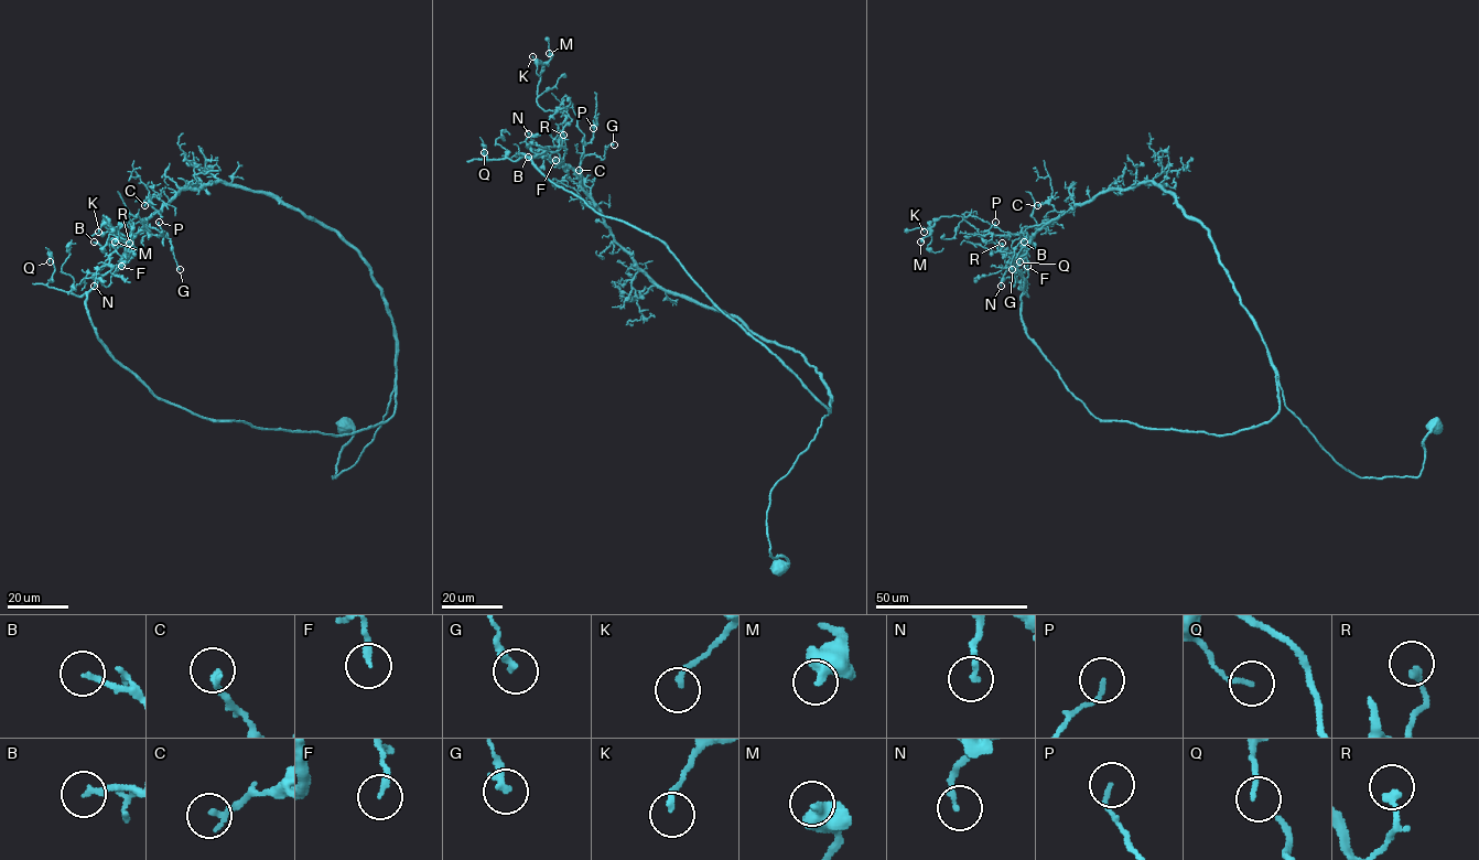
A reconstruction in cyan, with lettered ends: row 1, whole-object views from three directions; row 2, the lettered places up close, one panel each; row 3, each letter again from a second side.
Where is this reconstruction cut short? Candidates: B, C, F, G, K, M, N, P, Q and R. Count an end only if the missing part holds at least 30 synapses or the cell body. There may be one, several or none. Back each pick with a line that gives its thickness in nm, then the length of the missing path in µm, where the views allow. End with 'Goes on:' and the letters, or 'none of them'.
Goes on: none of them

